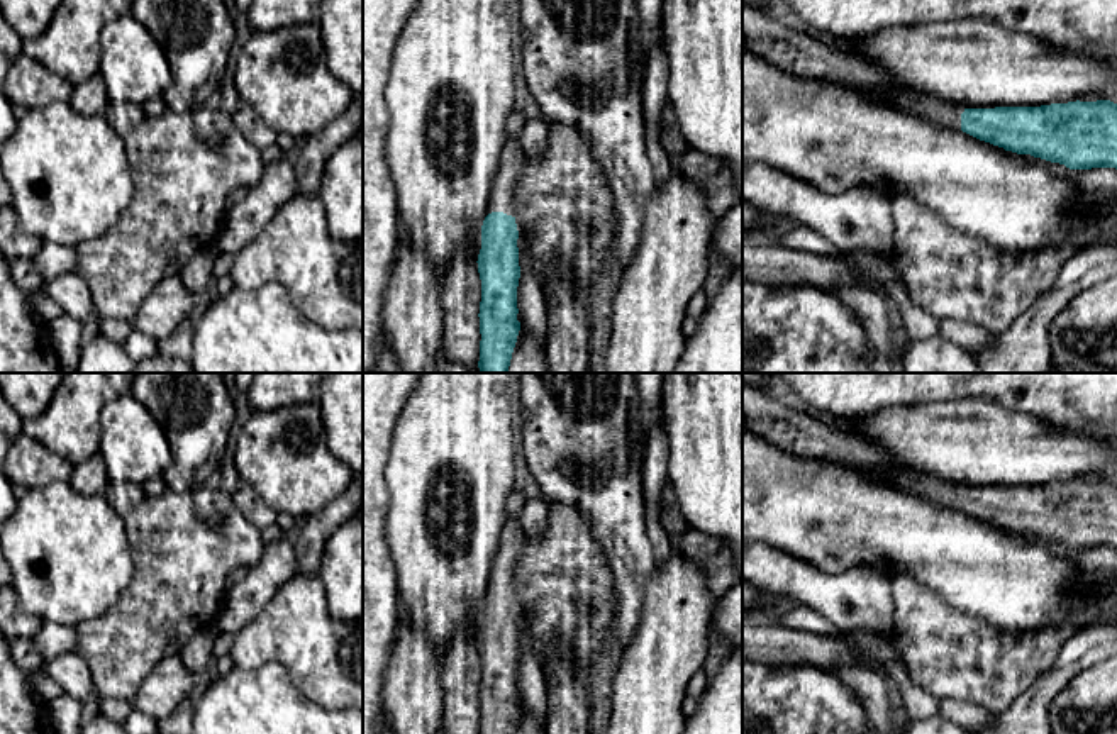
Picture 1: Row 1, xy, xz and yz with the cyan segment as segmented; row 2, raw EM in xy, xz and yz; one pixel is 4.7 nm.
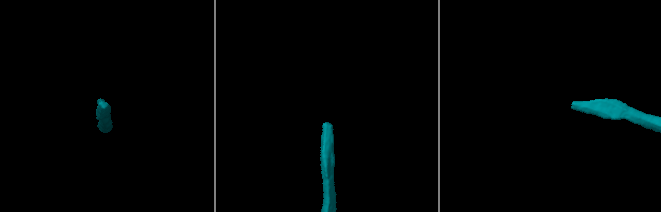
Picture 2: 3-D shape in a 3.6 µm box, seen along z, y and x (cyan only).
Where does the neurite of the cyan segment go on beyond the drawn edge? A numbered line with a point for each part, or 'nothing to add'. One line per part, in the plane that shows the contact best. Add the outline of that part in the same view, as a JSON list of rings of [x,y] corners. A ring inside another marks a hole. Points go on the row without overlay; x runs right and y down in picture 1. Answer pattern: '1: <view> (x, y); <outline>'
1: xz (504, 568); [[[519,514],[508,515],[500,532],[500,542],[497,558],[492,566],[488,593],[503,592],[507,595],[515,597],[515,573],[520,553],[520,541],[522,525]]]

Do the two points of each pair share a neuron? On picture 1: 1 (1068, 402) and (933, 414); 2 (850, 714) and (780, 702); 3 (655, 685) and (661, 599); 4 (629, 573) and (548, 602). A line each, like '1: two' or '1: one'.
1: two
2: one
3: one
4: two

